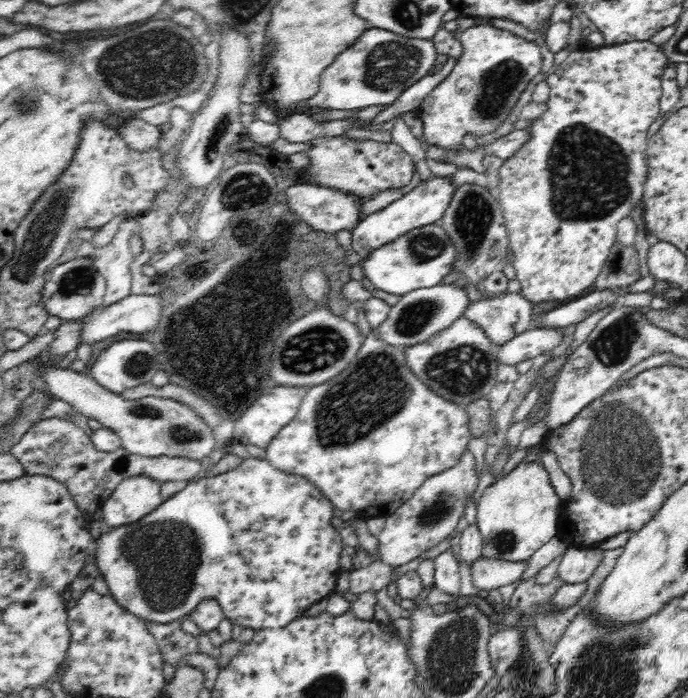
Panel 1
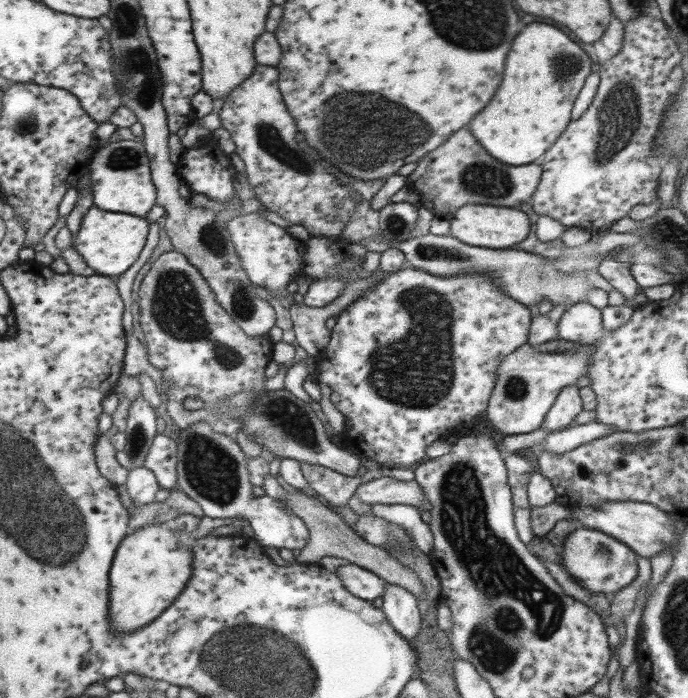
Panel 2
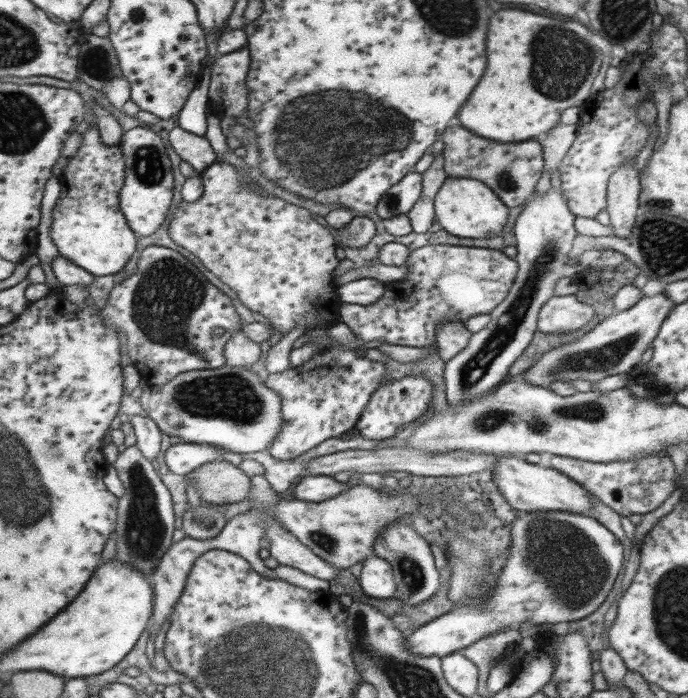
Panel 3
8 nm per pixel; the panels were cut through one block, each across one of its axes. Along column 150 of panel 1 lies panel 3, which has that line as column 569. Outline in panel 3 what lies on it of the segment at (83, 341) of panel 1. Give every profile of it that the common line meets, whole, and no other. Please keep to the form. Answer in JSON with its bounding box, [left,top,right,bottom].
[537,295,595,332]

